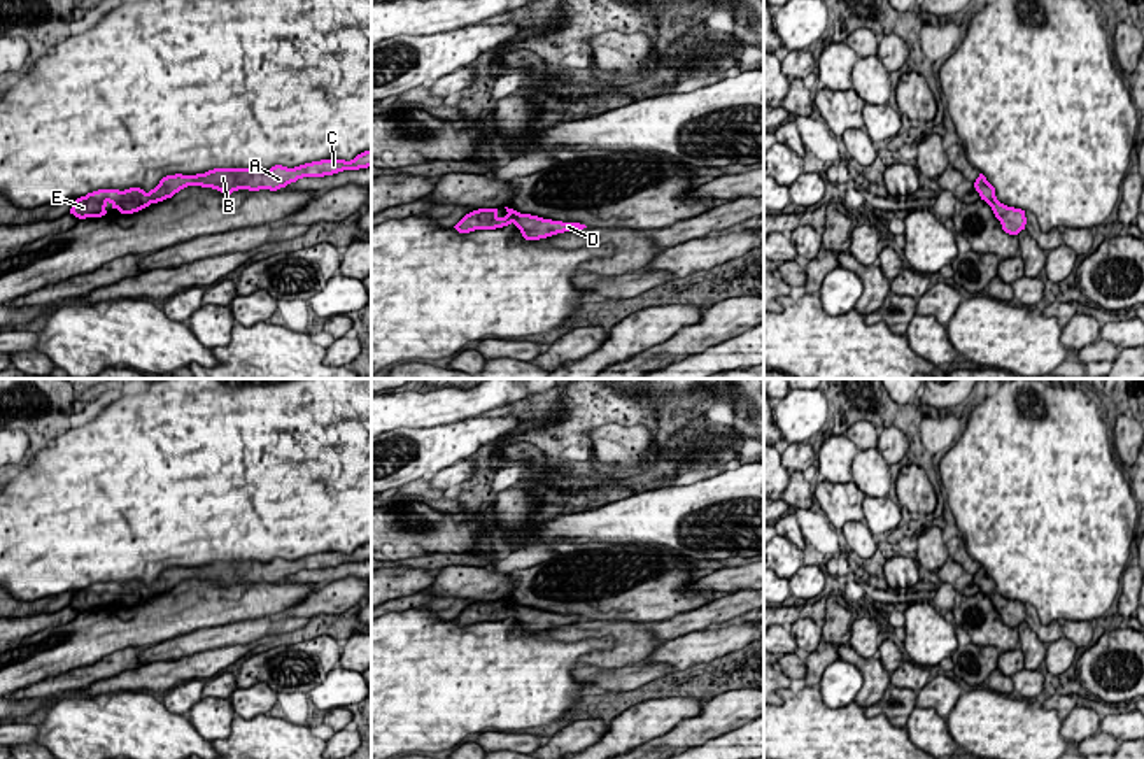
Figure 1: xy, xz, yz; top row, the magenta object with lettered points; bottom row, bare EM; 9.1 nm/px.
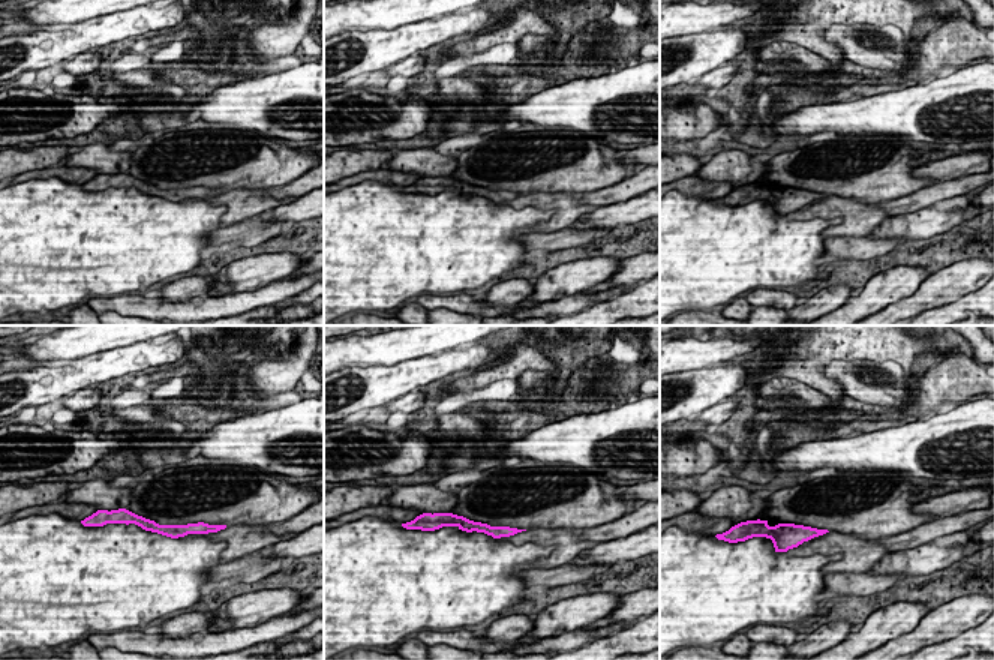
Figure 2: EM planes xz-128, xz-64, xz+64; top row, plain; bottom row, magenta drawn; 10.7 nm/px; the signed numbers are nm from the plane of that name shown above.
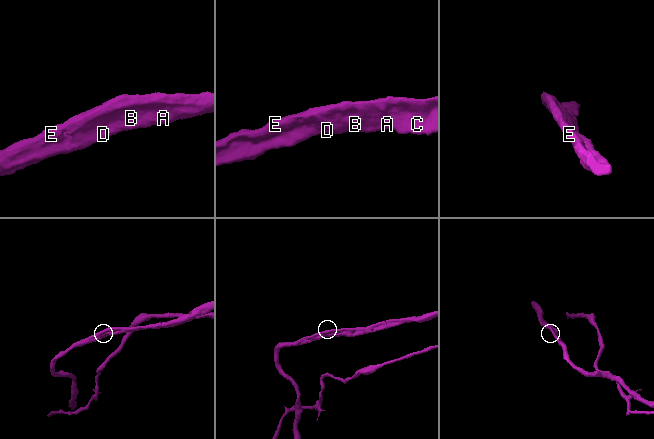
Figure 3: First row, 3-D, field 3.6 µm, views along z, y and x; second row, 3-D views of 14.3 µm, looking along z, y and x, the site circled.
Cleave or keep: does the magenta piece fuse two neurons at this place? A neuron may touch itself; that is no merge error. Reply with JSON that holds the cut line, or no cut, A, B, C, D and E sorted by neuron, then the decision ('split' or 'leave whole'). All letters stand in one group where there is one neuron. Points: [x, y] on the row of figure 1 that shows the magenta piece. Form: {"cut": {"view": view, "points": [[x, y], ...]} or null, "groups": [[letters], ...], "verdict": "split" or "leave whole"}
{"cut": null, "groups": [["A", "B", "C", "D", "E"]], "verdict": "leave whole"}

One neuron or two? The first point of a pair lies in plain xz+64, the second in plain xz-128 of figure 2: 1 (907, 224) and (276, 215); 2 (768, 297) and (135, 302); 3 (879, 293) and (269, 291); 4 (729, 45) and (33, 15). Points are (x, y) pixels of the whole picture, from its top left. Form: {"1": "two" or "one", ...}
{"1": "one", "2": "one", "3": "two", "4": "two"}

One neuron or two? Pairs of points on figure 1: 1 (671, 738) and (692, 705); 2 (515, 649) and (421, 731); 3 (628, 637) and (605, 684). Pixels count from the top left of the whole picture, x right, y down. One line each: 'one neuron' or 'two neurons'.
1: two neurons
2: one neuron
3: two neurons

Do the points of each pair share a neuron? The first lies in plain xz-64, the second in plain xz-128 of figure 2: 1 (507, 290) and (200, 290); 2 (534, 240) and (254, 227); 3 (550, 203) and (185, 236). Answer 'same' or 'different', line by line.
1: same
2: same
3: different

